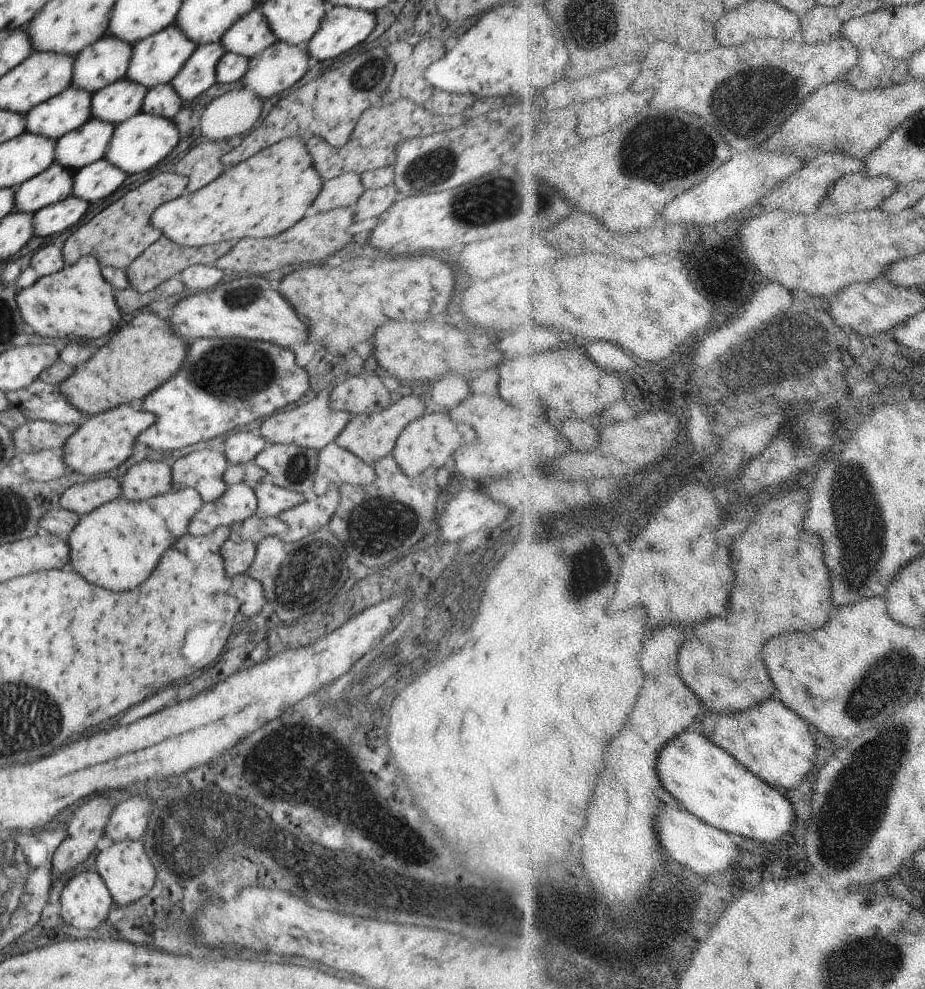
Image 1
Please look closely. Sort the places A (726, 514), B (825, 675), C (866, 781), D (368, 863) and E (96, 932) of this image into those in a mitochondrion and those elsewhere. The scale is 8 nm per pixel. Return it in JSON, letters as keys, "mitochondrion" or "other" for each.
{"A":"other","B":"other","C":"mitochondrion","D":"mitochondrion","E":"other"}

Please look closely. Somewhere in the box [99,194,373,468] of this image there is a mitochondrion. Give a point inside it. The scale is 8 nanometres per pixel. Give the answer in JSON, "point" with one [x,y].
{"point":[233,370]}

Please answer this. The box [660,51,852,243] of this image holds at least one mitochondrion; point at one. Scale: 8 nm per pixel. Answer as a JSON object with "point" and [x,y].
{"point":[728,112]}

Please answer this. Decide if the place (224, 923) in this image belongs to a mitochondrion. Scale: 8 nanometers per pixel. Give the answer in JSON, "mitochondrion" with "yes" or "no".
{"mitochondrion":"yes"}

